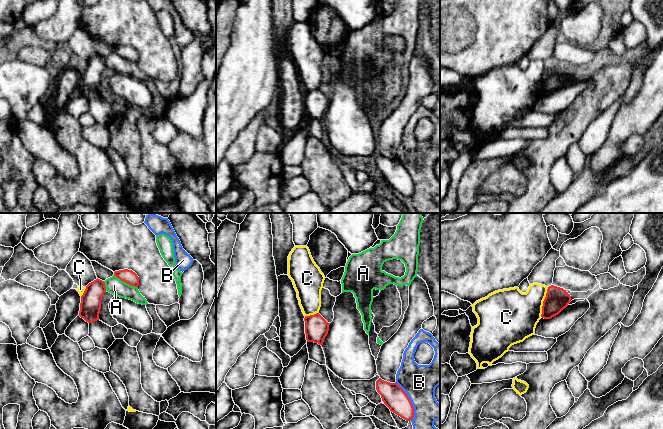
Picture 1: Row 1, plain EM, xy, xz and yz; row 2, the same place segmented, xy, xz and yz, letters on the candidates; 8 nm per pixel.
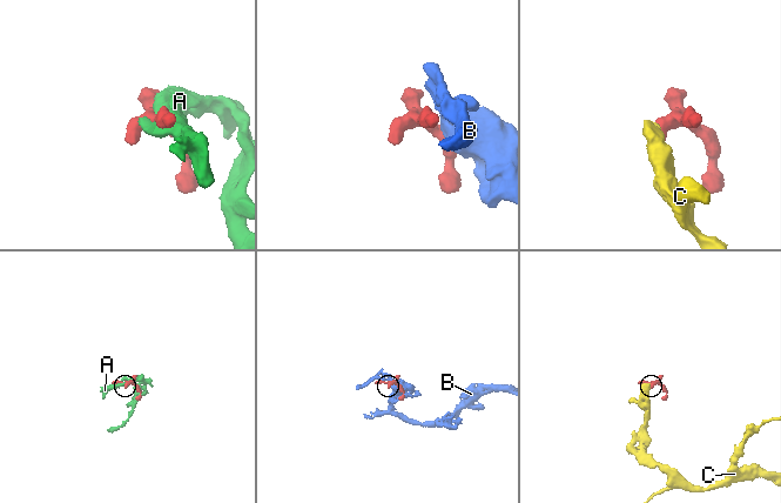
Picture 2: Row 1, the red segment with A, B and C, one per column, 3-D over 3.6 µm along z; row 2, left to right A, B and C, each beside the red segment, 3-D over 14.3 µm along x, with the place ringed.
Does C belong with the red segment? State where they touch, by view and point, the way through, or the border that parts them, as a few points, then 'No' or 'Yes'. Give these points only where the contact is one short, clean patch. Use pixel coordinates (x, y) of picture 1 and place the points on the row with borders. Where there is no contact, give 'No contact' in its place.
Touches red at yz (543, 302). Boundary: yz (548, 287), (540, 316). No

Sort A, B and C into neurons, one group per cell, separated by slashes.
A / B / C

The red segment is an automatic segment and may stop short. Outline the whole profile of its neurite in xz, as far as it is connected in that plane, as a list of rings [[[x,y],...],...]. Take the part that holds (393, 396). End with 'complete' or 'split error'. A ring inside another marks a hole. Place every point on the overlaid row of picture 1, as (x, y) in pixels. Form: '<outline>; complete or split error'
[[[379,378],[376,381],[376,390],[391,412],[406,421],[411,421],[413,419],[414,407],[408,395],[396,382],[390,383]]]; complete

